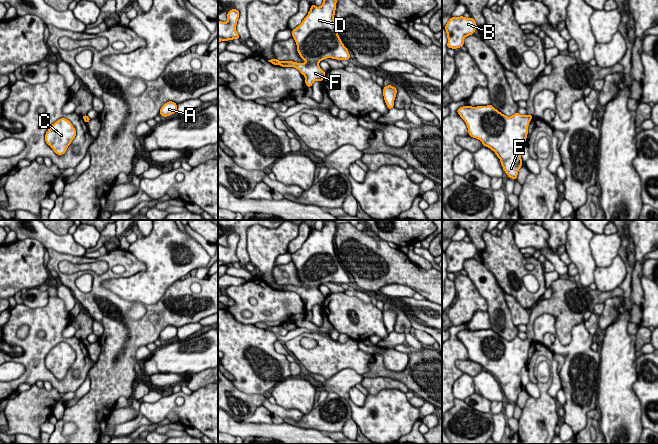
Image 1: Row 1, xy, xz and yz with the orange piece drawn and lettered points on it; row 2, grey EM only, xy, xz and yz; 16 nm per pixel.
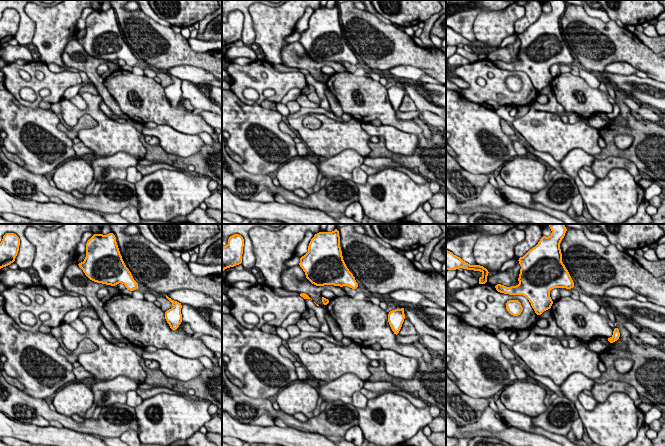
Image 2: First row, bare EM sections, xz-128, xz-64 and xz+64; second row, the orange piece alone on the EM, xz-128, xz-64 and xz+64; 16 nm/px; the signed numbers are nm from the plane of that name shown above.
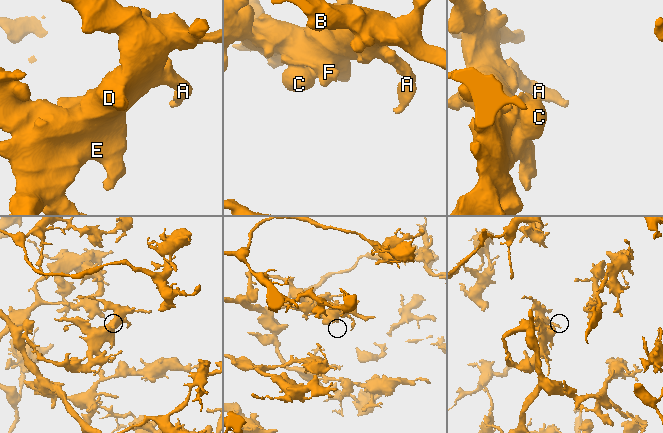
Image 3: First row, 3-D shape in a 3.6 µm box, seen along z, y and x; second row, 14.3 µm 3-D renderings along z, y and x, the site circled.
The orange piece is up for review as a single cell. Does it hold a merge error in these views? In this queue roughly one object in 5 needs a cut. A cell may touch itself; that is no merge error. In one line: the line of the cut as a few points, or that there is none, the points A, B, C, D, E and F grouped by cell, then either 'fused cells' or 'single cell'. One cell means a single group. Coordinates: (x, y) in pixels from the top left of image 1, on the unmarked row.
no cut; A B C D E F; single cell

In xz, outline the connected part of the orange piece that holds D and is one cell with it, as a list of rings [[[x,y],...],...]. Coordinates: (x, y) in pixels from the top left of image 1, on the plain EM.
[[[334,220],[323,222],[323,228],[320,231],[311,229],[302,247],[292,254],[297,275],[305,286],[278,285],[276,282],[268,284],[273,289],[299,294],[305,300],[307,311],[311,311],[315,305],[323,305],[326,297],[319,290],[323,283],[350,283],[348,273],[341,266],[335,251],[337,223]]]

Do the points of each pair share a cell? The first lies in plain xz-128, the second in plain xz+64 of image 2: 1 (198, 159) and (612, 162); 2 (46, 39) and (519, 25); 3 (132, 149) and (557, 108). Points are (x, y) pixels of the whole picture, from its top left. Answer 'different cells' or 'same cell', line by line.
1: different cells
2: different cells
3: different cells

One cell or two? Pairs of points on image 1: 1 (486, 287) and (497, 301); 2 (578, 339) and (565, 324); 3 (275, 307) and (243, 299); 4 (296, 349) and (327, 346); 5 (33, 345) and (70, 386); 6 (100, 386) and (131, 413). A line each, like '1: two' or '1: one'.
1: one
2: two
3: one
4: one
5: one
6: two

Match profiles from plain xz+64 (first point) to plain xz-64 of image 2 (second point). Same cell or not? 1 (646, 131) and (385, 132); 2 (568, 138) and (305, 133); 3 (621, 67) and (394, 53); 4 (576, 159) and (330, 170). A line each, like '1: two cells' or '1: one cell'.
1: two cells
2: one cell
3: two cells
4: one cell

